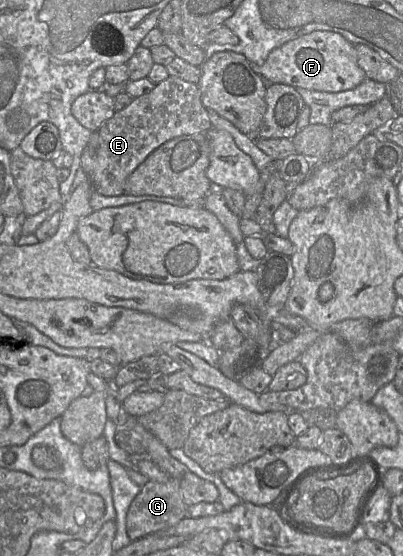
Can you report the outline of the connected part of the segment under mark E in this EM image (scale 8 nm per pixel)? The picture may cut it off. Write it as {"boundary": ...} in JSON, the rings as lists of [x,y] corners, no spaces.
{"boundary":[[[169,76],[149,93],[133,98],[129,105],[107,119],[96,133],[92,132],[89,144],[80,157],[81,168],[93,192],[103,196],[119,196],[124,194],[129,175],[163,143],[182,135],[206,134],[211,127],[198,85]]]}

